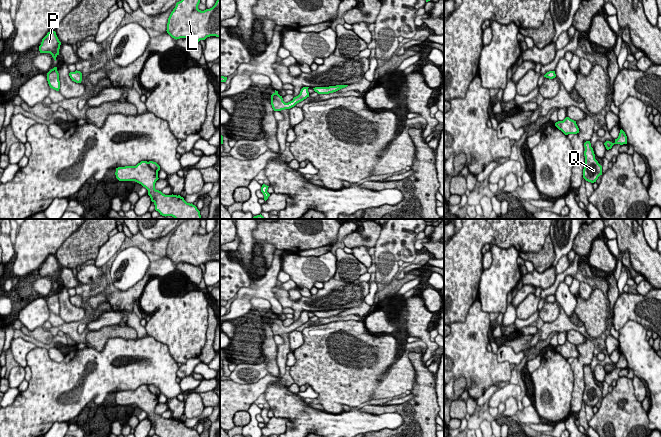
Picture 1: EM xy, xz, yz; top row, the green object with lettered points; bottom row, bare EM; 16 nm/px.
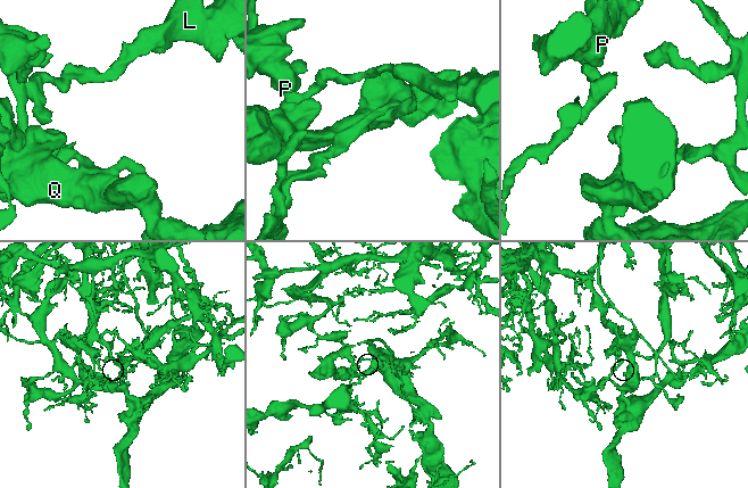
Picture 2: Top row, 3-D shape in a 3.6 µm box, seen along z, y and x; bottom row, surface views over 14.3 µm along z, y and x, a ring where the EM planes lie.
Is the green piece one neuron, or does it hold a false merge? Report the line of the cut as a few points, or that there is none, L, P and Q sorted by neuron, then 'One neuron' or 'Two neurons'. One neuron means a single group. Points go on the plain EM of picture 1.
Split along xy (147, 386), (157, 396). Groups: L / P Q. Two neurons

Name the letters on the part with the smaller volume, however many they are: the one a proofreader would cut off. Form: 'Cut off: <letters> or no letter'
Cut off: P, Q

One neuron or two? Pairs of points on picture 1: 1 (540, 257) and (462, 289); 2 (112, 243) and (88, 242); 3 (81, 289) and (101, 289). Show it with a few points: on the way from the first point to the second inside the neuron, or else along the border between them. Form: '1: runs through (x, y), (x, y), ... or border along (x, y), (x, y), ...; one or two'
1: border along (548, 235), (543, 246), (538, 251), (519, 252); two
2: border along (110, 236), (94, 259); two
3: runs through (86, 293), (96, 293); one

